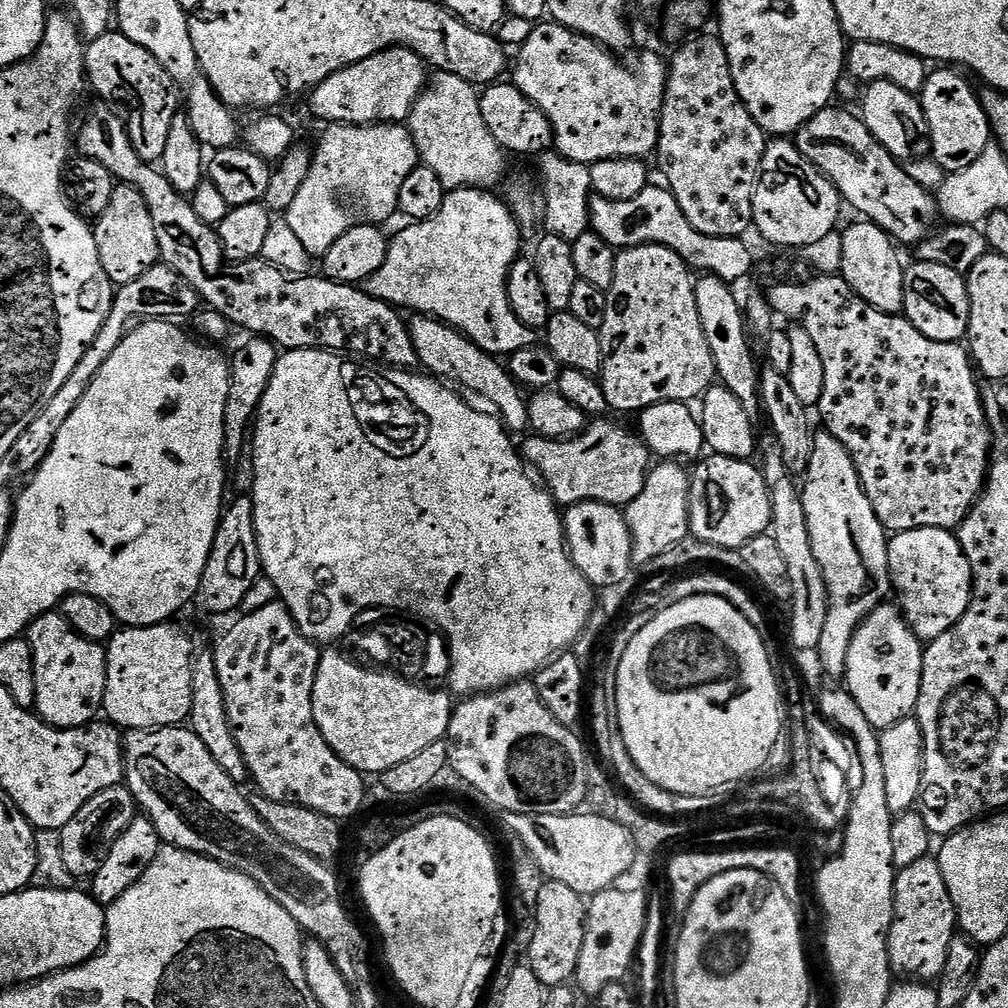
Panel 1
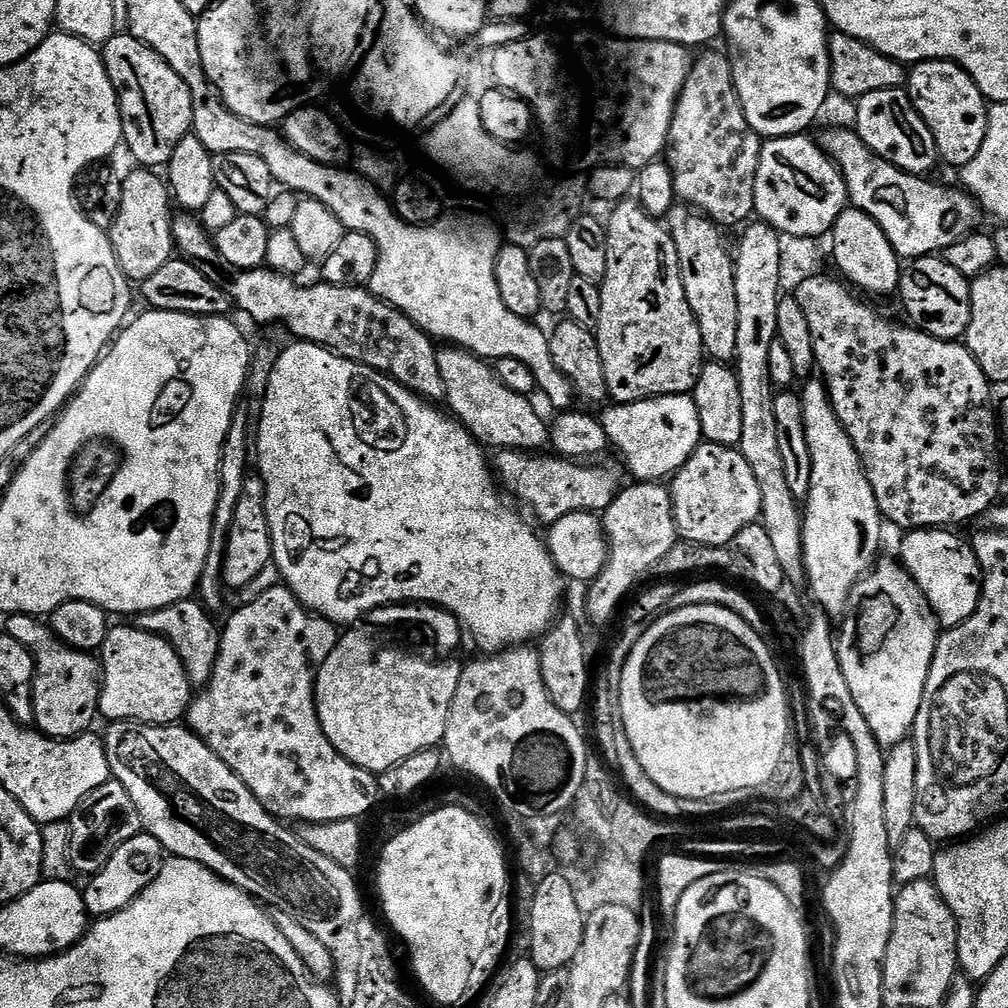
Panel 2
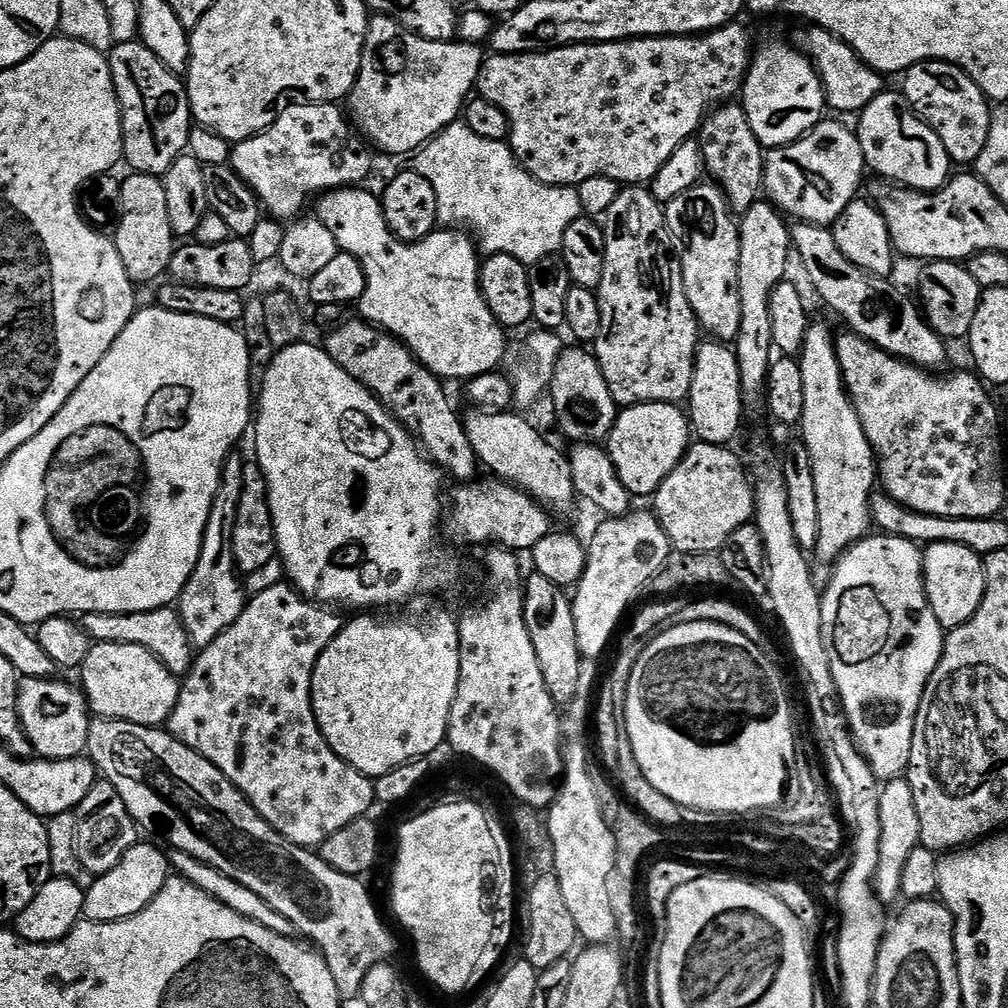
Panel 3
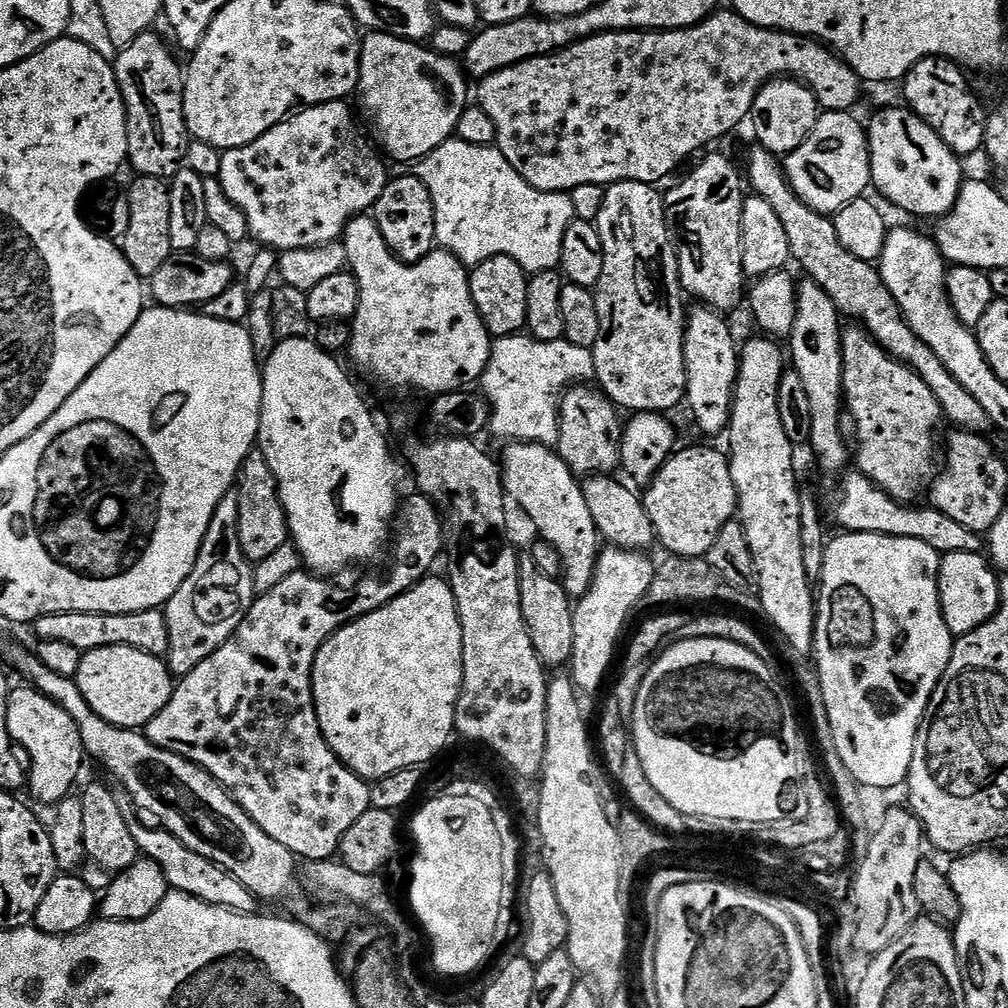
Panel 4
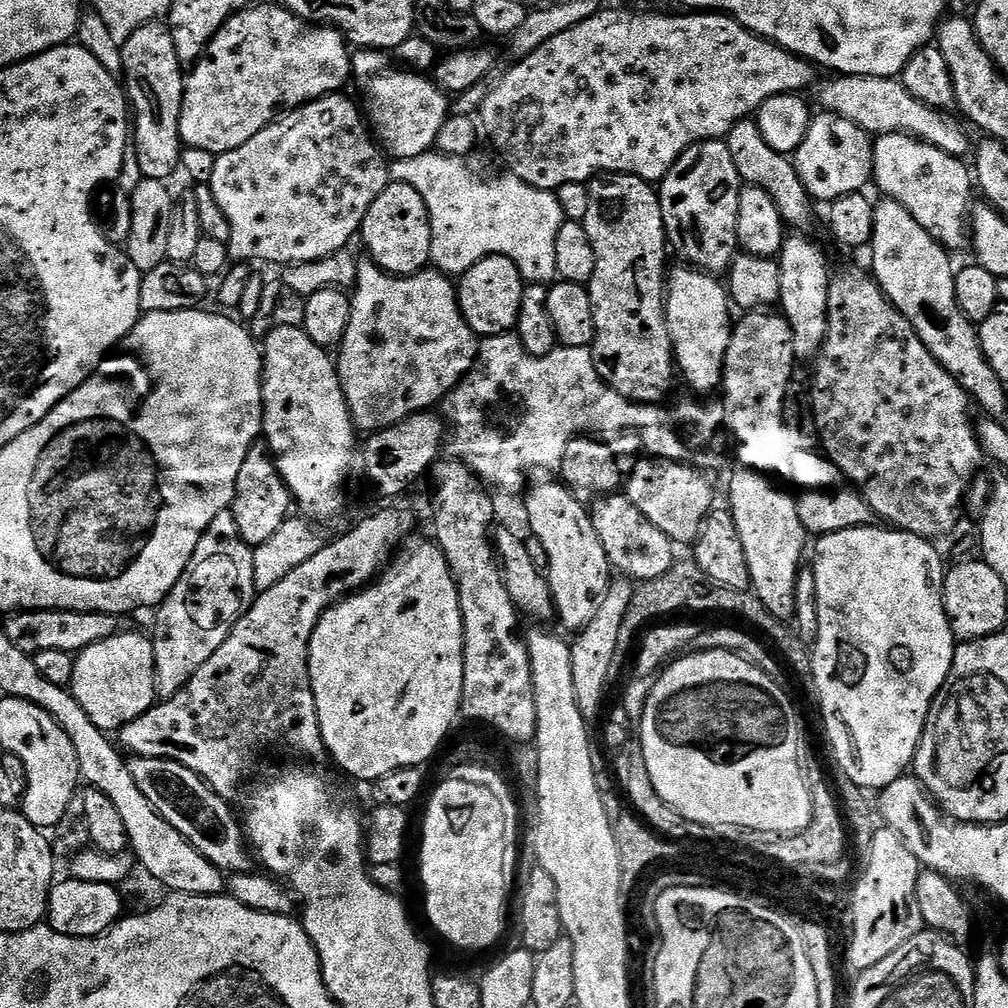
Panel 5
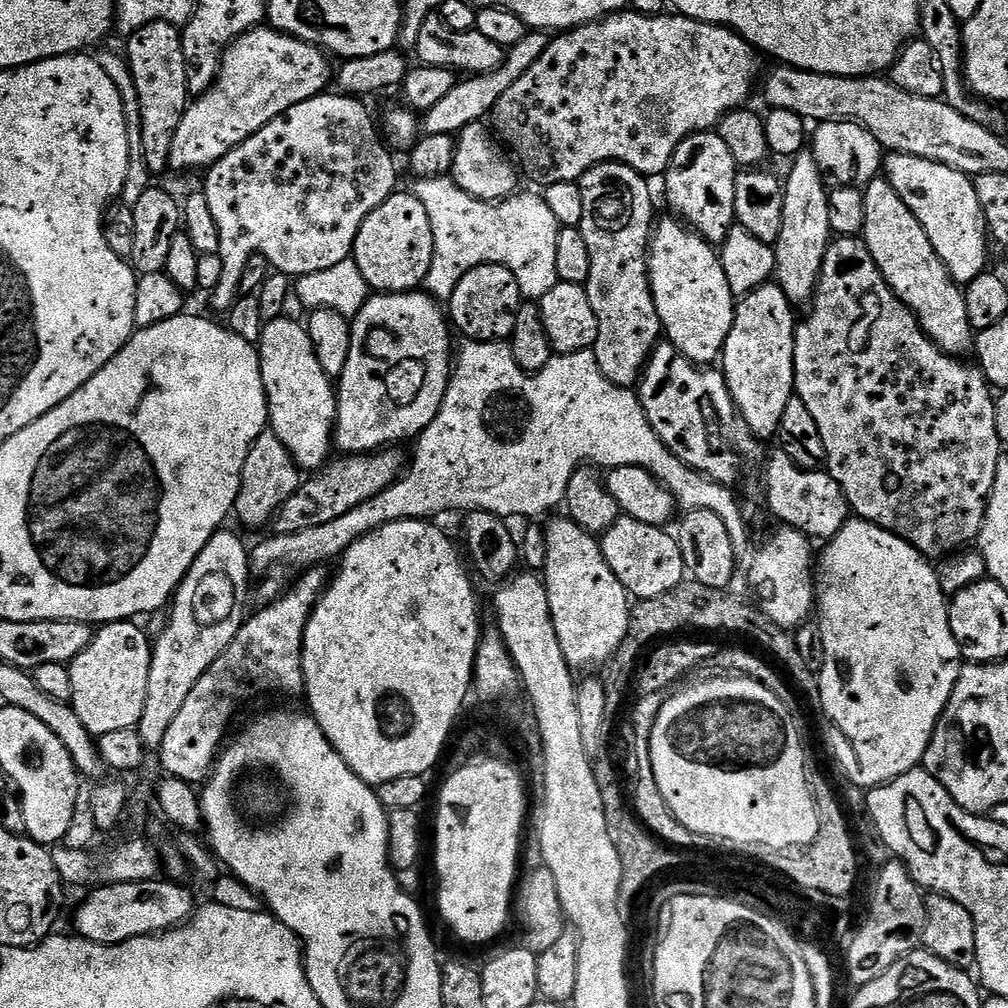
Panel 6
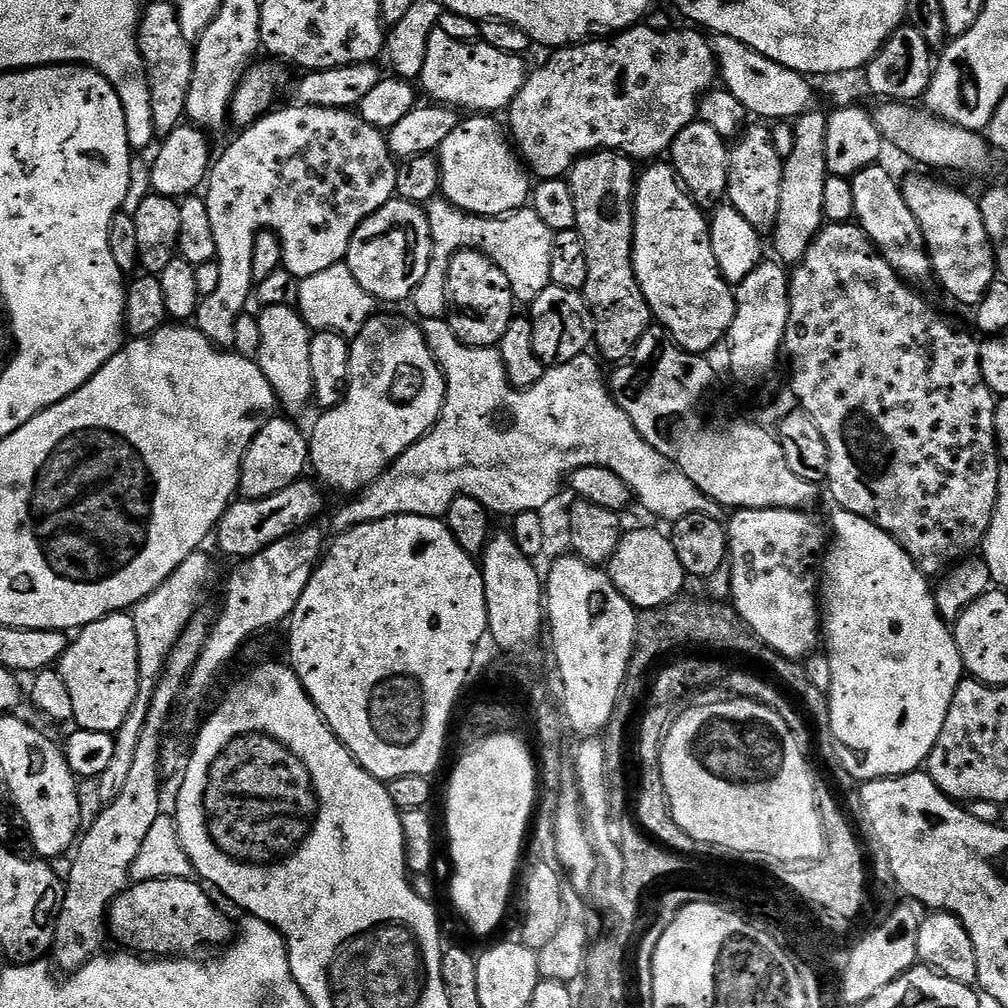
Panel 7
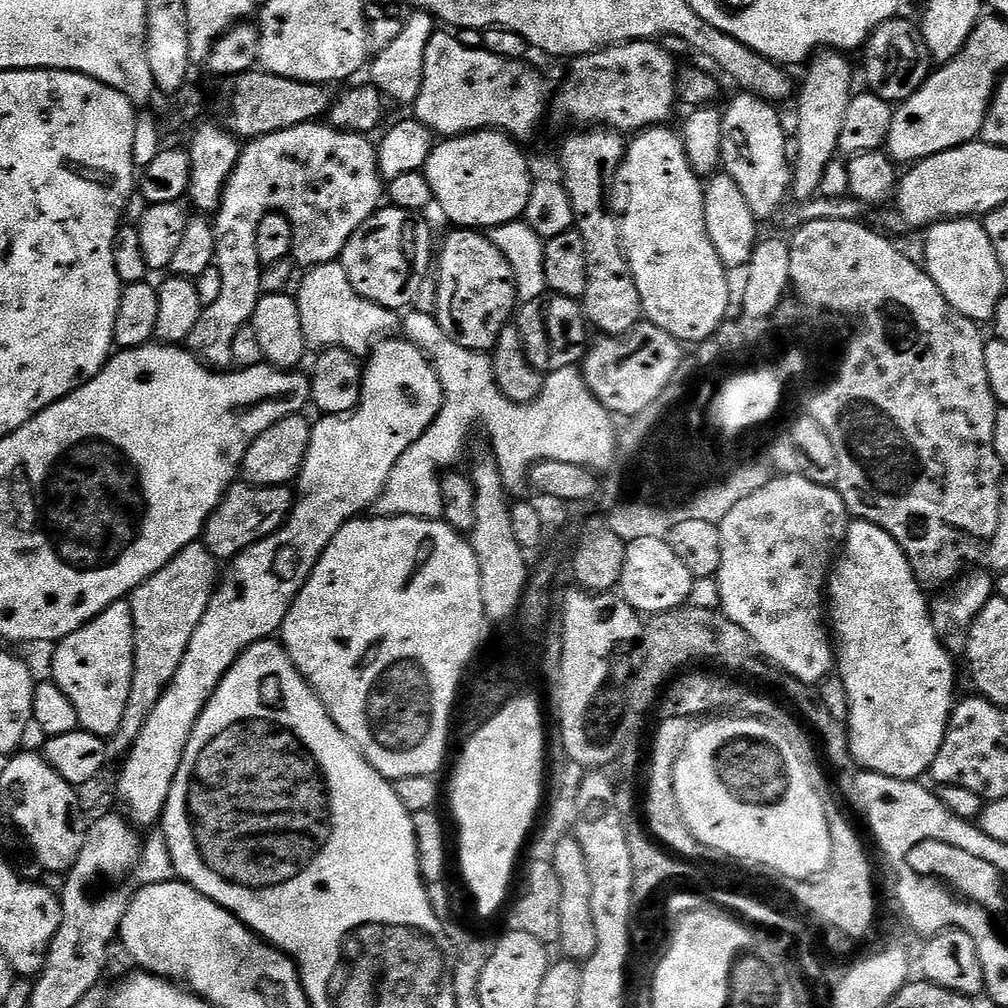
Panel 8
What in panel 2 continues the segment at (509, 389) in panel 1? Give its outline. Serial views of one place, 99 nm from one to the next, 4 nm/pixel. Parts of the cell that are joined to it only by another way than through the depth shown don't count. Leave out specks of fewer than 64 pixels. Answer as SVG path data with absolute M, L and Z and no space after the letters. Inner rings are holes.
M455 346L437 351L436 358L442 374L444 400L452 407L451 415L463 424L464 429L479 440L481 445L489 449L492 447L492 450L511 450L529 454L539 453L549 447L549 425L544 425L543 418L536 413L535 406L531 404L533 401L527 396L514 394L505 387L497 379L493 365L489 361L481 360Z

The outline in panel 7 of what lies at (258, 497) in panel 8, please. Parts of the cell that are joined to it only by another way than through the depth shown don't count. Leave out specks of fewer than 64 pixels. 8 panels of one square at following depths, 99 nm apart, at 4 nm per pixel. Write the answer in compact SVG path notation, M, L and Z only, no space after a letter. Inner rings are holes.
M301 478L286 486L286 490L278 490L278 494L270 494L270 498L258 500L237 499L228 505L216 525L214 541L228 556L247 558L266 550L274 542L287 536L293 536L301 528L307 528L324 512L324 496L319 483L311 484L308 478Z

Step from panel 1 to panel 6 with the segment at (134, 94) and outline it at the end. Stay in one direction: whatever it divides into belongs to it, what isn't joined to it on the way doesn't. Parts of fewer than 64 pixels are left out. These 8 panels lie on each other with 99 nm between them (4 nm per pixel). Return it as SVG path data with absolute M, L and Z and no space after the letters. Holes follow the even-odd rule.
M150 22L132 36L127 37L126 61L132 72L141 102L142 143L145 162L152 174L169 171L170 146L174 146L174 130L182 122L190 103L186 82L186 58L182 50L182 32L170 22Z

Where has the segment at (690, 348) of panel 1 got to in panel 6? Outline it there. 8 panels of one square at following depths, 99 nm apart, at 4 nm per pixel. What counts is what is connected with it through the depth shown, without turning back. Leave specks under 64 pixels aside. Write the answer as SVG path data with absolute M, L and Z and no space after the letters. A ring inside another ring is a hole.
M615 162L586 170L578 183L584 203L579 230L590 250L590 278L586 287L590 306L594 306L594 314L598 314L598 338L594 351L602 374L611 384L617 388L632 388L639 381L648 357L662 340L658 310L648 281L648 246L652 243L654 231L651 183L630 166Z

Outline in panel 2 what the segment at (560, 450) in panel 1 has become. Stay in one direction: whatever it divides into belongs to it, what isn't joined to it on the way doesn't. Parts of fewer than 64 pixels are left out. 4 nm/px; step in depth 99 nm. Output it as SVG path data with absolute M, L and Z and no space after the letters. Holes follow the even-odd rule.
M500 450L495 456L494 472L503 491L517 496L544 523L544 526L550 526L558 522L558 518L566 518L575 512L602 514L608 509L610 502L614 502L622 487L622 481L608 468L592 468L596 466L565 460L555 454Z

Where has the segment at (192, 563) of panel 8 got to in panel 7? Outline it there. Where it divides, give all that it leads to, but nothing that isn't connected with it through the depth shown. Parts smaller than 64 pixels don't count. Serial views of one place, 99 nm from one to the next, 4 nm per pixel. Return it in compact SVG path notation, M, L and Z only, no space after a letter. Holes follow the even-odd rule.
M201 550L190 554L158 590L154 590L136 607L131 609L130 615L134 622L134 635L138 637L138 694L134 700L134 706L130 708L130 714L126 716L126 722L122 722L120 729L115 732L116 745L114 746L114 758L110 758L106 770L97 779L99 793L102 796L102 804L114 802L118 794L122 794L122 785L130 775L130 769L134 767L134 749L138 746L138 738L142 738L142 726L146 726L146 713L150 710L150 702L154 698L154 690L158 682L164 676L164 667L186 626L197 615L200 604L200 595L212 576L212 560L207 556L207 551Z

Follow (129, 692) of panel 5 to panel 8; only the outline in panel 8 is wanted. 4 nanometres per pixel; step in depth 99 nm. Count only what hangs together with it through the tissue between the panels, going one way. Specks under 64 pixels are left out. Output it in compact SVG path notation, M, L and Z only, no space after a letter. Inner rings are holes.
M122 599L111 604L102 615L83 624L77 632L59 641L55 648L51 679L62 690L62 694L74 702L80 728L95 736L115 737L118 726L122 726L122 714L126 714L126 698L130 698L130 682L134 674L134 618L131 603Z

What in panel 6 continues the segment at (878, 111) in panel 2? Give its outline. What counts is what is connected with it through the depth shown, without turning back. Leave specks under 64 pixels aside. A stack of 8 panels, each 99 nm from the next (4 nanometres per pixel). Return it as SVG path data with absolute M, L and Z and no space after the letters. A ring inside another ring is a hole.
M901 152L891 153L883 161L882 172L890 186L898 190L898 198L910 206L910 214L922 222L930 246L934 246L938 258L942 258L957 284L967 286L986 271L990 233L973 177L950 166L942 166L942 162Z

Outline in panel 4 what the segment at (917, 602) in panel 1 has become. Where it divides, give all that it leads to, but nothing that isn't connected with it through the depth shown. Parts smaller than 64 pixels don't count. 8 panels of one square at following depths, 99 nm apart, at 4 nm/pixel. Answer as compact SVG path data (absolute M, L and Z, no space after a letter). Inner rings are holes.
M945 552L940 558L940 609L953 637L978 630L996 613L1000 601L1000 581L995 567L980 552Z

